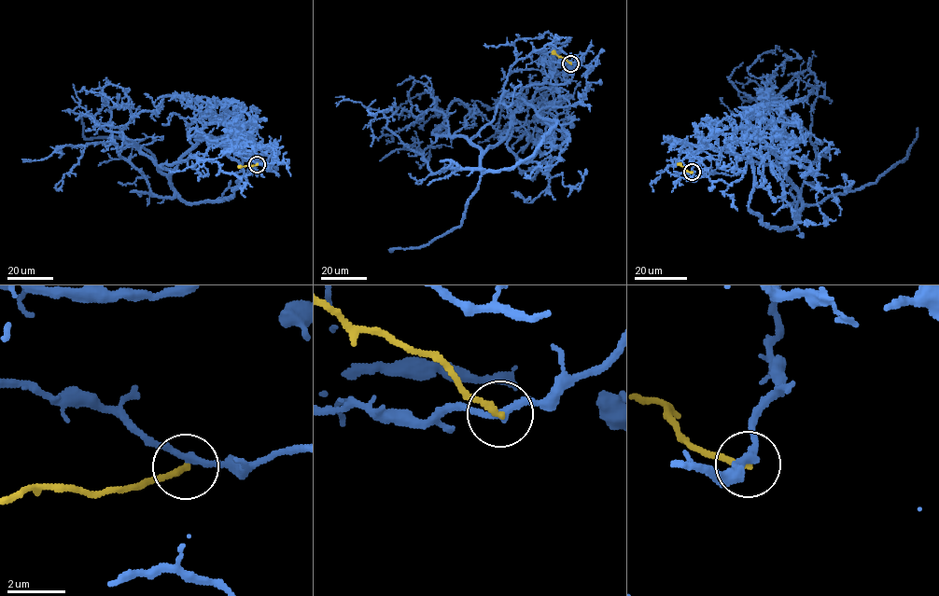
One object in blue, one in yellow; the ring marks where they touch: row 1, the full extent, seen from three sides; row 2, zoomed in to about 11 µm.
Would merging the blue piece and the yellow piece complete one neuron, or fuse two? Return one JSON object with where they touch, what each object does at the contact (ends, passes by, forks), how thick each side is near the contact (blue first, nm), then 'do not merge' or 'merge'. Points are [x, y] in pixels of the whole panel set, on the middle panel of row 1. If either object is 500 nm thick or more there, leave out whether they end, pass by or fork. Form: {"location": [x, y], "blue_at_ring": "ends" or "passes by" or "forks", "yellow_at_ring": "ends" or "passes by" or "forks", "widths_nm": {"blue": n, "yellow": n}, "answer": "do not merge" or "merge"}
{"location": [570, 63], "blue_at_ring": "passes by", "yellow_at_ring": "ends", "widths_nm": {"blue": 240, "yellow": 200}, "answer": "do not merge"}

